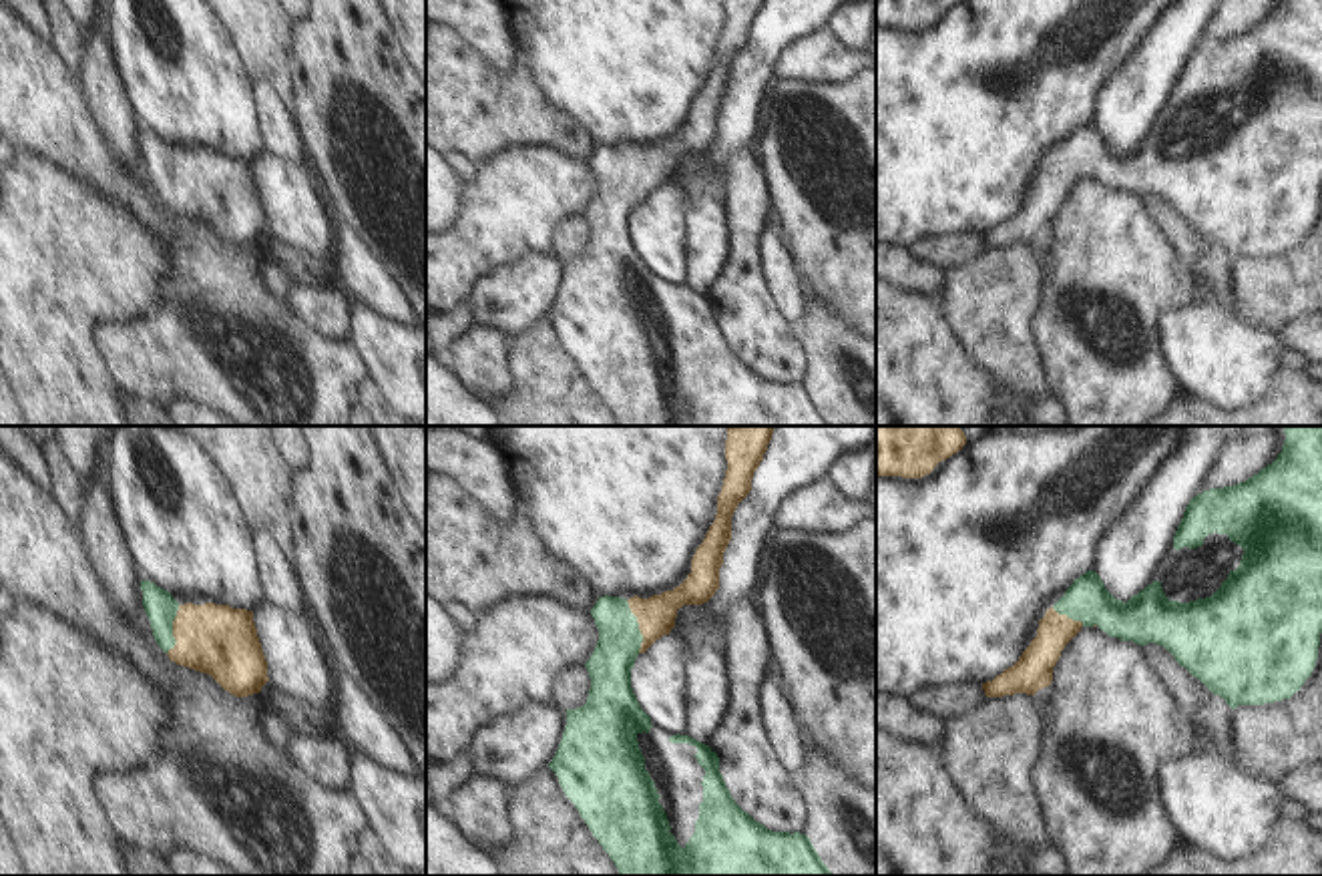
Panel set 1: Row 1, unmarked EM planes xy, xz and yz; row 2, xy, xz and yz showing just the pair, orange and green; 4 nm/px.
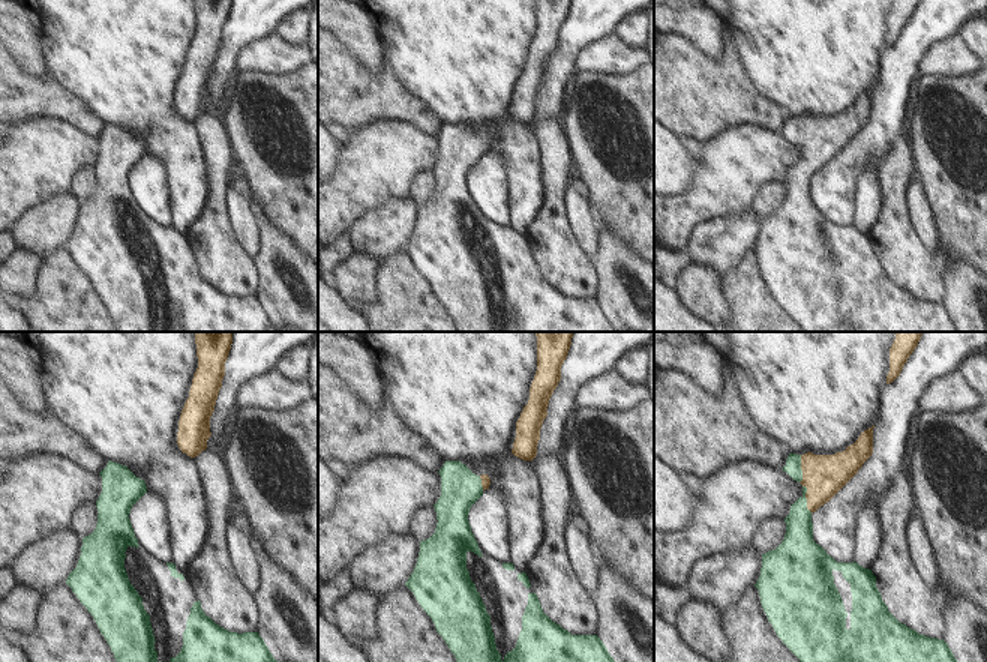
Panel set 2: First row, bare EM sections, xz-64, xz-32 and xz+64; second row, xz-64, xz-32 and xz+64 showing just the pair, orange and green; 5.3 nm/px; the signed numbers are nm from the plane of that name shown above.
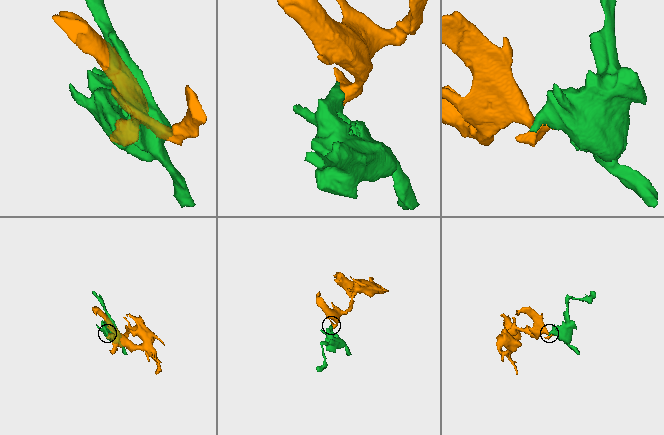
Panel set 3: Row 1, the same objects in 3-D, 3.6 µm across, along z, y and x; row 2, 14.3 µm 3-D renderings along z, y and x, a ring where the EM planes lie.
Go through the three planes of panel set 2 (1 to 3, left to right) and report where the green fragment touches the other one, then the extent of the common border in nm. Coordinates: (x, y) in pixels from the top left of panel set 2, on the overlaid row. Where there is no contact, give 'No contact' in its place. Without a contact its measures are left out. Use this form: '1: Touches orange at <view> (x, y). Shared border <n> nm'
1: No contact
2: Touches orange at xz-32 (482, 484). Shared border 80 nm
3: Touches orange at xz+64 (806, 497). Shared border 160 nm

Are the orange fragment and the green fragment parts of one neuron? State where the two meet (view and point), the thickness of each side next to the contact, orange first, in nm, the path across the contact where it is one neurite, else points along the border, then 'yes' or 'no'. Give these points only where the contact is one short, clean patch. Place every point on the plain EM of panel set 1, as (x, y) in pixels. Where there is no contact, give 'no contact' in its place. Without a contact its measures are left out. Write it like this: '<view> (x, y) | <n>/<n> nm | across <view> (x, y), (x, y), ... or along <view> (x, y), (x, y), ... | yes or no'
xz (639, 177) | 160/180 nm | across xz (655, 165), (639, 177), (615, 201), (609, 217) | yes

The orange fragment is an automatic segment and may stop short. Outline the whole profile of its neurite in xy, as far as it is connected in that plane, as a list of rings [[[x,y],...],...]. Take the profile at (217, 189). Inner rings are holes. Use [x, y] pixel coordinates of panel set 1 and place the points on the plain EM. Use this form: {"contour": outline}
{"contour": [[[141,131],[143,157],[157,195],[177,215],[211,225],[235,247],[259,243],[269,231],[253,161],[229,155],[179,155],[151,131]]]}

